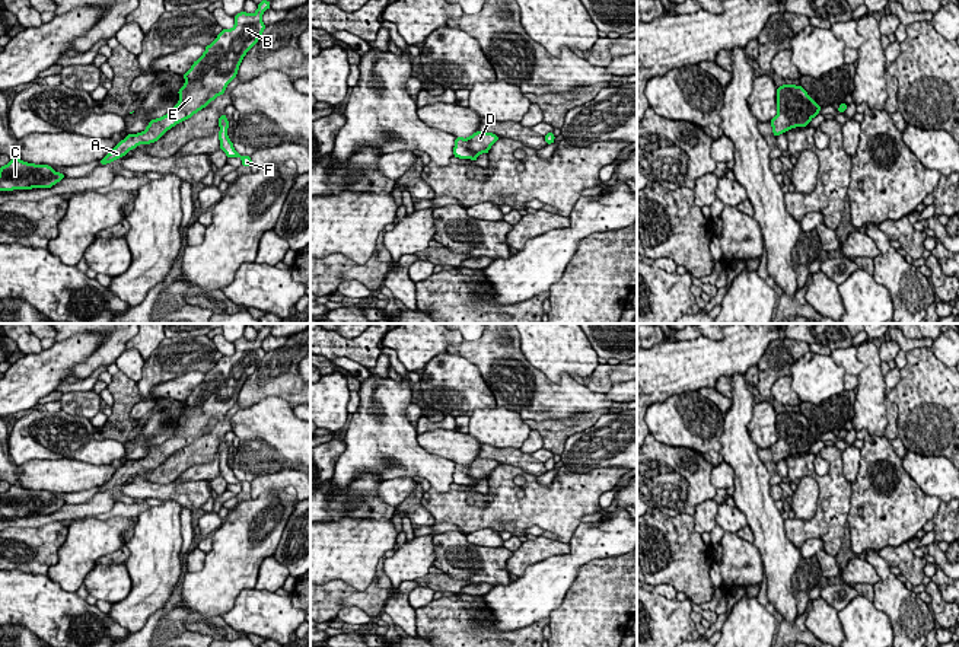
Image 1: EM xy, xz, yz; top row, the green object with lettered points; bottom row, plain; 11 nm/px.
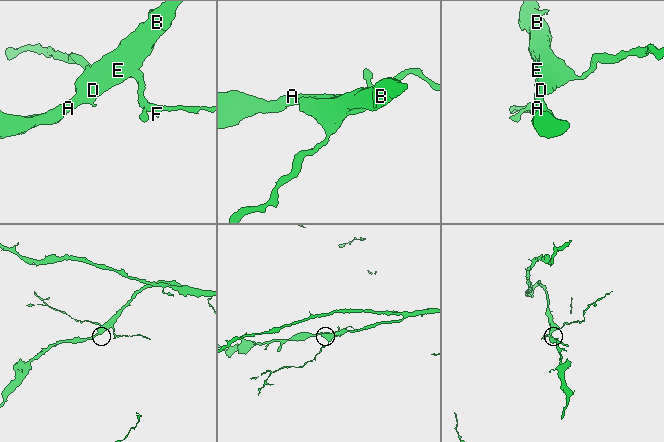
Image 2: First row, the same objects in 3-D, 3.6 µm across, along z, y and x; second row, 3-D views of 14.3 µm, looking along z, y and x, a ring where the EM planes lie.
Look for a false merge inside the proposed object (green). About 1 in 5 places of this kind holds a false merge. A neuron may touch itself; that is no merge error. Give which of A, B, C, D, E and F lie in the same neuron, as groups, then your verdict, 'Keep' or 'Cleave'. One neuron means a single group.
Groups: A B C D E F. Keep

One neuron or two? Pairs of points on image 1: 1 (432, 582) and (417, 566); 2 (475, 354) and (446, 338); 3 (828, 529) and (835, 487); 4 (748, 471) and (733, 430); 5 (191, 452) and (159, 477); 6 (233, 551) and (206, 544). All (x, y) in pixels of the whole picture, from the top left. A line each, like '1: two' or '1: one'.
1: two
2: two
3: one
4: one
5: one
6: two

